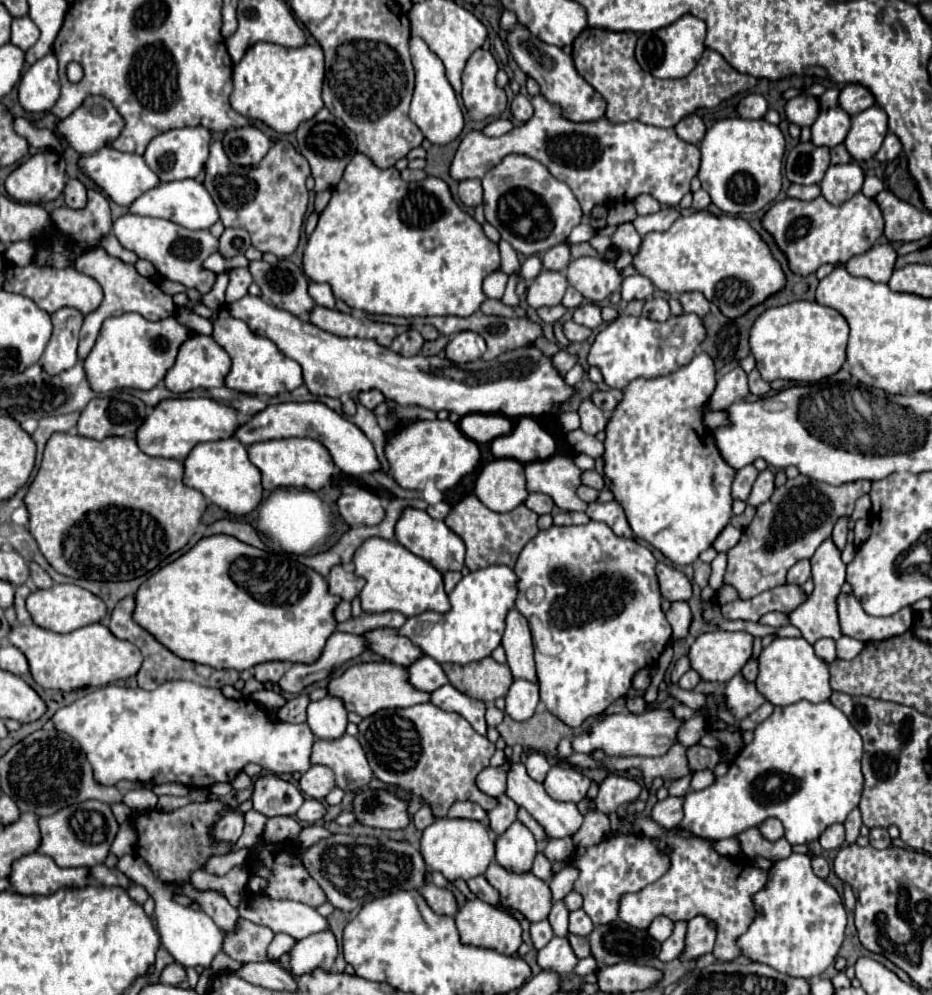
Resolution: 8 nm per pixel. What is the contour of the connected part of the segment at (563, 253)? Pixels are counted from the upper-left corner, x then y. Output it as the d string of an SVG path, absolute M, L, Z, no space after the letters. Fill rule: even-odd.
M557 244L553 248L549 248L543 256L541 256L541 262L543 262L543 268L547 270L565 270L567 264L571 262L571 254L569 254L569 246L567 244Z

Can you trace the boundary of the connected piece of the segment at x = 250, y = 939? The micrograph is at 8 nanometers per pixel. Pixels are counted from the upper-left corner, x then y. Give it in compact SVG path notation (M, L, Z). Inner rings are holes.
M239 918L239 924L235 924L235 932L231 932L231 936L223 936L223 952L241 964L265 962L269 960L267 948L273 938L275 932L271 932L267 926L259 926Z

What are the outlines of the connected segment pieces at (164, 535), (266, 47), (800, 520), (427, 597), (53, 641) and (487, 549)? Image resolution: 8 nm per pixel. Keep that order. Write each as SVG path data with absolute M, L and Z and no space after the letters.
M55 432L55 436L51 436L47 440L45 452L43 452L43 460L41 460L41 468L37 472L37 476L33 478L27 494L25 494L25 506L29 510L29 532L33 534L35 542L39 540L39 550L41 554L47 558L47 562L61 574L71 576L71 578L85 578L85 580L133 580L137 576L143 576L147 572L153 572L161 562L165 562L167 556L171 556L173 552L181 550L189 538L195 534L195 528L201 520L201 514L205 512L205 500L203 494L195 488L189 488L183 484L183 462L179 460L169 460L169 458L151 458L147 454L143 454L137 446L137 442L133 438L125 438L125 436L109 436L105 440L93 440L93 438L85 438L79 434L61 434Z
M257 42L253 44L243 60L233 68L233 92L231 92L231 106L251 118L251 120L261 120L275 132L287 134L295 132L295 128L303 122L315 116L319 108L324 107L321 100L321 86L325 83L325 62L324 52L321 46L301 46L301 48L285 48L279 44L269 44L269 42Z
M801 474L797 478L787 480L783 486L775 488L773 496L761 504L757 508L757 514L753 518L753 522L743 530L741 540L735 548L731 548L727 552L729 564L727 564L727 574L725 574L725 584L731 584L737 588L739 598L753 598L765 590L771 590L775 586L785 584L785 574L787 570L801 558L811 558L817 550L817 546L831 536L831 530L837 522L839 516L851 516L853 512L853 504L861 494L867 494L871 490L871 482L869 480L857 480L855 484L841 484L841 486L831 486L831 484L823 484L819 480L811 480L811 478L801 478Z
M379 538L365 540L359 546L359 552L355 552L353 564L355 564L355 574L365 578L367 582L359 594L363 612L367 614L397 610L409 618L427 610L445 614L451 608L447 594L443 590L443 576L427 560L415 556L399 542L379 540Z
M21 624L9 632L9 642L25 654L31 676L39 686L63 692L127 680L139 672L143 662L139 648L135 648L131 642L115 638L103 624L89 624L69 634L55 634L35 624Z
M469 494L465 496L459 504L455 504L445 518L445 524L465 542L467 546L467 556L465 556L465 566L469 570L481 570L493 564L505 564L509 568L515 566L515 560L523 546L537 536L537 514L531 512L527 506L517 506L515 510L507 514L497 514L483 506L477 496Z

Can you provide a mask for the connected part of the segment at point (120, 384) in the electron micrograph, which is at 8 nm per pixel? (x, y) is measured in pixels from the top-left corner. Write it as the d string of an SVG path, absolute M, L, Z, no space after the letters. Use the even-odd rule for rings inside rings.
M129 312L105 320L93 350L83 362L87 380L95 392L111 392L119 388L151 390L157 382L165 378L167 370L175 364L177 348L191 334L193 332L179 324L173 316L167 320L151 322L143 320L143 316L139 316L137 312Z

